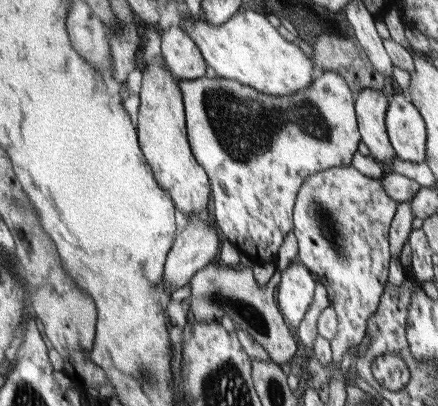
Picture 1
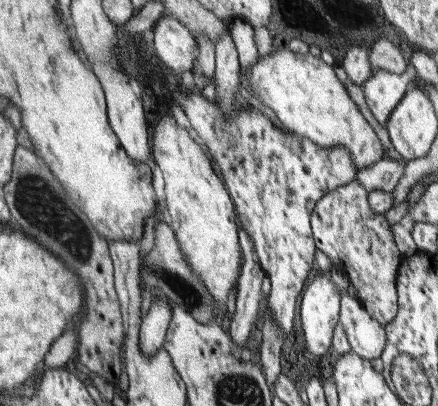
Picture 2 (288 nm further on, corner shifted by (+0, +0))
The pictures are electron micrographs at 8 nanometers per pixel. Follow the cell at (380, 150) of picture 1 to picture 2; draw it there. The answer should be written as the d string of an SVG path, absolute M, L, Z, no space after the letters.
M407 70L403 74L391 74L391 72L375 72L369 76L369 80L361 86L363 88L363 98L373 114L373 118L379 122L379 126L385 128L387 118L395 110L395 106L401 102L405 96L407 84L415 78L415 70Z

